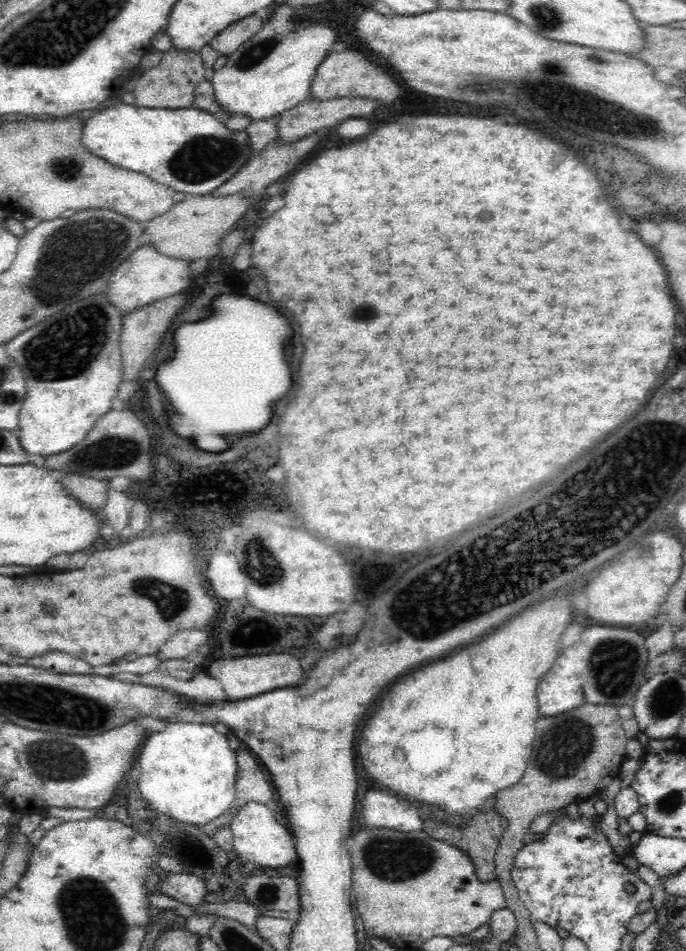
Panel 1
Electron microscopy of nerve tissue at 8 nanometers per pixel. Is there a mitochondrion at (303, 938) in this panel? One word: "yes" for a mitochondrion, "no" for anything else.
no

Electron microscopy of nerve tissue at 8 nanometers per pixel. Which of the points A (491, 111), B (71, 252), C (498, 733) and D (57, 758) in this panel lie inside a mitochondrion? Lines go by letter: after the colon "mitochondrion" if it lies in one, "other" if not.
A: other
B: mitochondrion
C: other
D: mitochondrion

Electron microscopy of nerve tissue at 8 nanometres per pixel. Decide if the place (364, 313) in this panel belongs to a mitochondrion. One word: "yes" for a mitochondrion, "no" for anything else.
no

